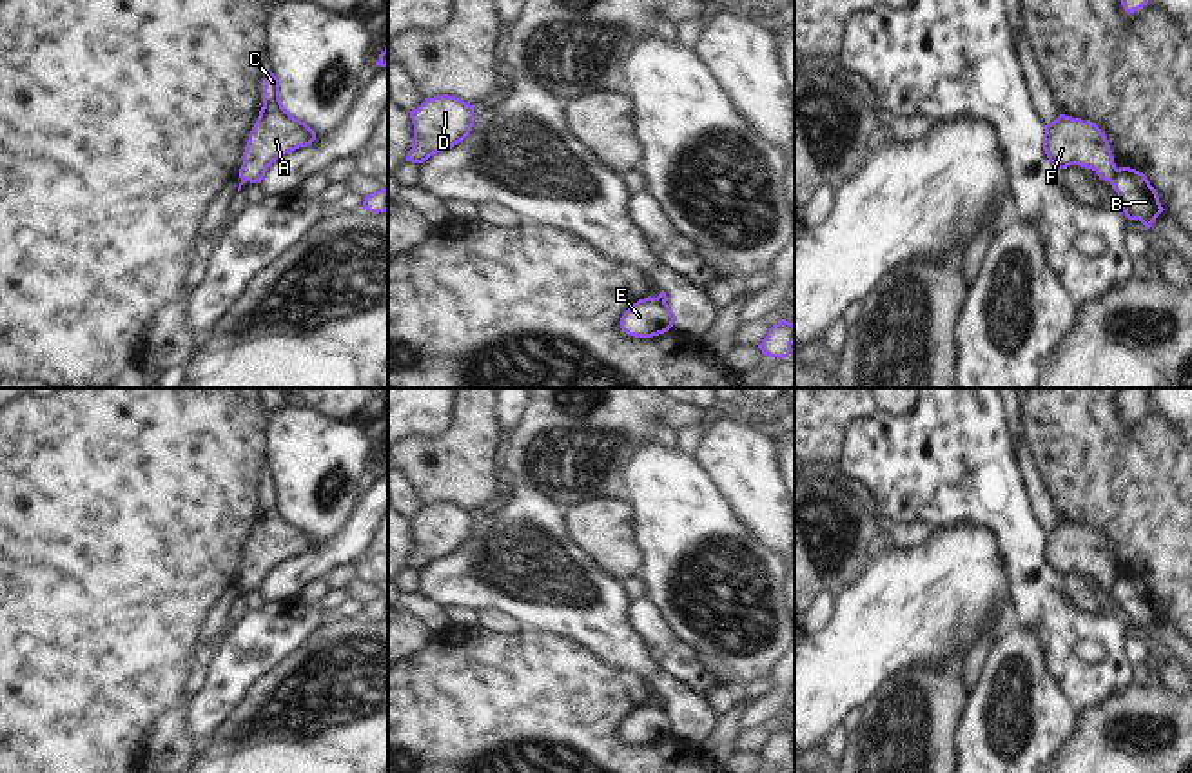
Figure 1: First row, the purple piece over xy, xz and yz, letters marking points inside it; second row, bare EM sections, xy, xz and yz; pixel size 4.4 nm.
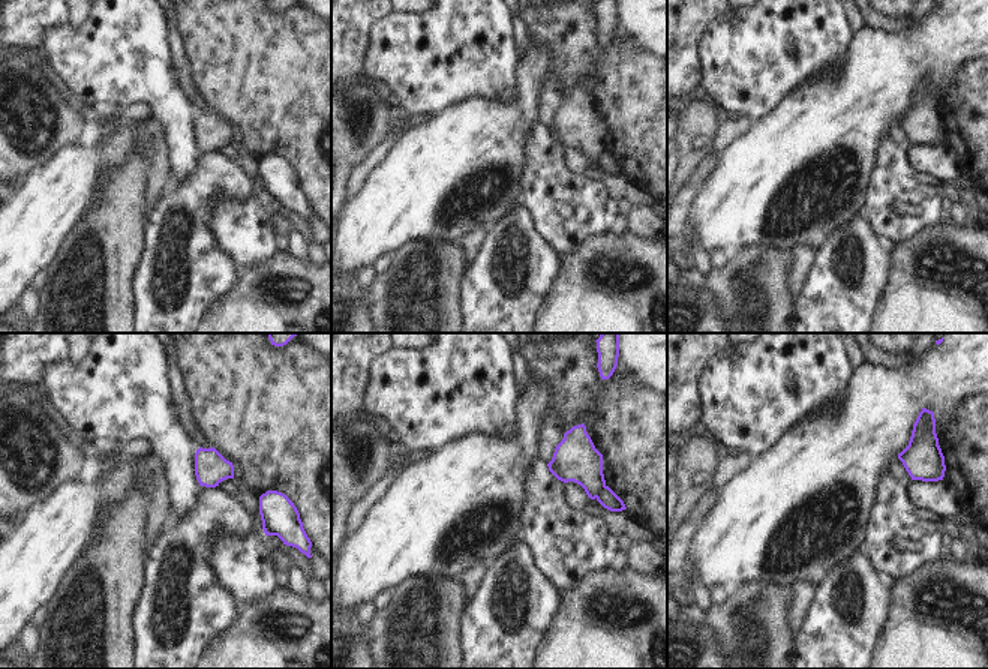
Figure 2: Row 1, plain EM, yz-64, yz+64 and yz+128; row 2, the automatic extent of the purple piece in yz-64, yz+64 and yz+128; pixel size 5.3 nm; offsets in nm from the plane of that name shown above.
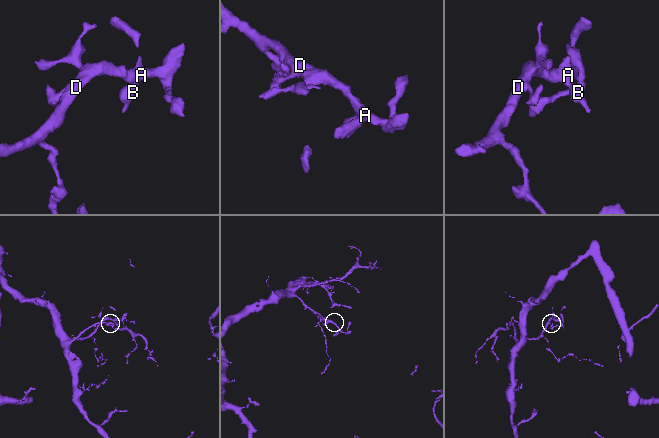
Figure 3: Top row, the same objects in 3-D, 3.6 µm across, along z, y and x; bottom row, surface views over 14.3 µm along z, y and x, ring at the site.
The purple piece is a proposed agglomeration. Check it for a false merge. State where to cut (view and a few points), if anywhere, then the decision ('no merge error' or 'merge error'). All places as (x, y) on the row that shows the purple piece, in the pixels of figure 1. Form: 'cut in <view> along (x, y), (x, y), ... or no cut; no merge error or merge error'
cut in yz along (1118, 169), (1109, 180); merge error

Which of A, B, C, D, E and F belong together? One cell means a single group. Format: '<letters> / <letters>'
A C D F / B E

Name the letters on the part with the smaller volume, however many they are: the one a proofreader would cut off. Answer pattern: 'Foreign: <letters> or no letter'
Foreign: B, E

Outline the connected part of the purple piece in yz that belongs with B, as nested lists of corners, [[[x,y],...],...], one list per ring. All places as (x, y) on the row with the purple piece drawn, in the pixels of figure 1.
[[[1119,167],[1110,180],[1118,192],[1118,205],[1128,220],[1139,220],[1145,230],[1152,227],[1156,218],[1165,210],[1159,203],[1156,189],[1147,176],[1130,167]]]

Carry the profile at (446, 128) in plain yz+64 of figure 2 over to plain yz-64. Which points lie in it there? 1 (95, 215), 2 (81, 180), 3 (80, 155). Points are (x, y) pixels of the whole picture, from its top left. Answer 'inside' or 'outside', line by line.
1: outside
2: inside
3: inside

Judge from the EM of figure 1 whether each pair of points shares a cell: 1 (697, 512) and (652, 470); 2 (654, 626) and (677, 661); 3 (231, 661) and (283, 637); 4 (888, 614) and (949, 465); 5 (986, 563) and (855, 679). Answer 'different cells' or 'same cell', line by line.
1: same cell
2: same cell
3: same cell
4: different cells
5: same cell

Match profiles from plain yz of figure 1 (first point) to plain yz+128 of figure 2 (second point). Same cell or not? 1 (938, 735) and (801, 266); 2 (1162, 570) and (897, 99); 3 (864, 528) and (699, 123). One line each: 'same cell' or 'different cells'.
1: different cells
2: different cells
3: same cell

